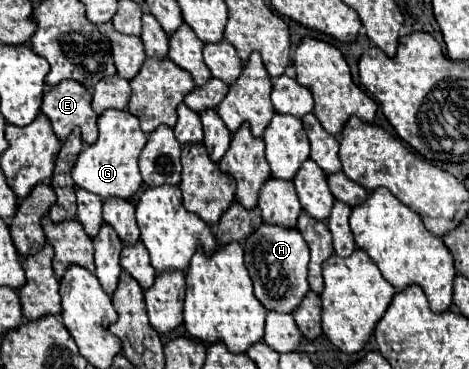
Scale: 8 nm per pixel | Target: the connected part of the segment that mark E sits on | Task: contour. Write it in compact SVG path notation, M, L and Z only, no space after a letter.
M65 80L53 86L43 96L41 112L51 120L59 140L65 140L79 126L85 144L97 142L97 116L91 108L91 92L83 84Z

